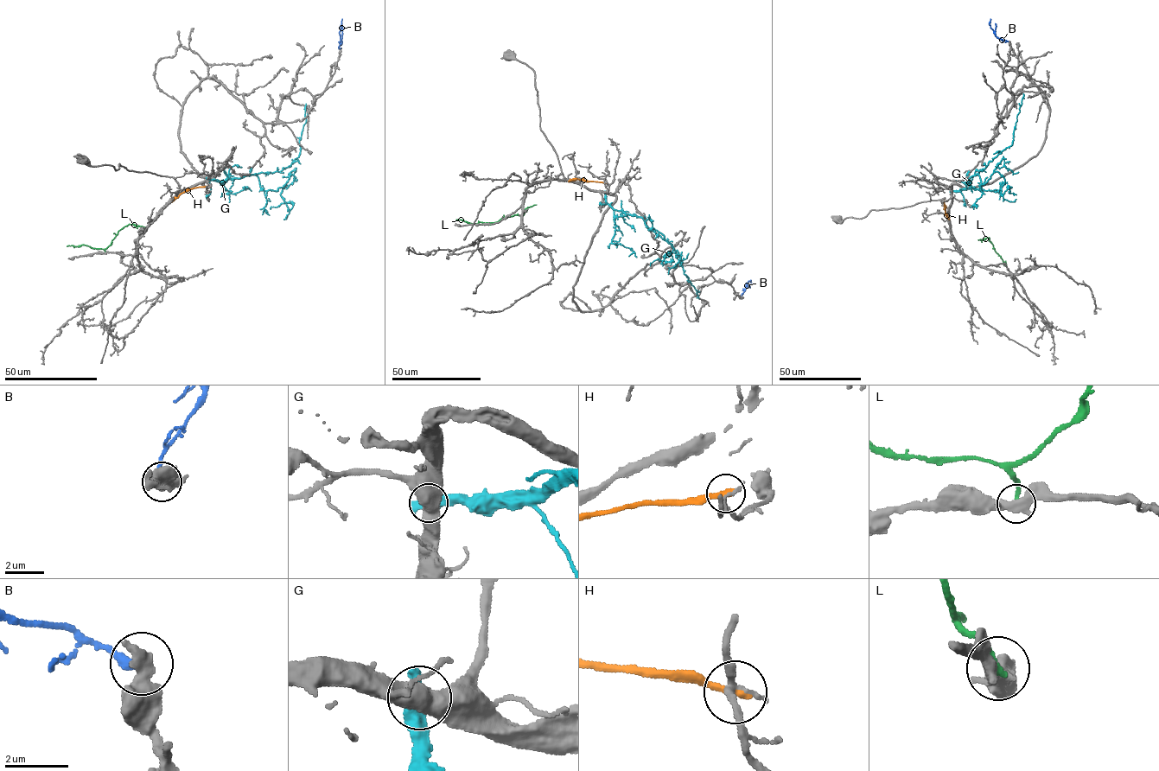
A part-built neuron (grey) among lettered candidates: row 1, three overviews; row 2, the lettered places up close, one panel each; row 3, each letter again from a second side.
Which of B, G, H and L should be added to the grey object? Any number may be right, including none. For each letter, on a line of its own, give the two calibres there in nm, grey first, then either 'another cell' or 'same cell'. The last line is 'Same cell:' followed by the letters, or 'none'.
B: 380/320 nm | another cell
G: 500/600 nm | another cell
H: 240/280 nm | another cell
L: 380/220 nm | another cell
Same cell: none

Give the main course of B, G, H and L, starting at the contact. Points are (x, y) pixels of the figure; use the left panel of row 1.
B: (339, 48), (342, 19)
G: (206, 178), (255, 175), (265, 190), (287, 181), (280, 195), (289, 211), (292, 207), (286, 202), (270, 209)
H: (206, 186), (187, 188), (170, 202)
L: (105, 253), (124, 226), (133, 224), (145, 226)

